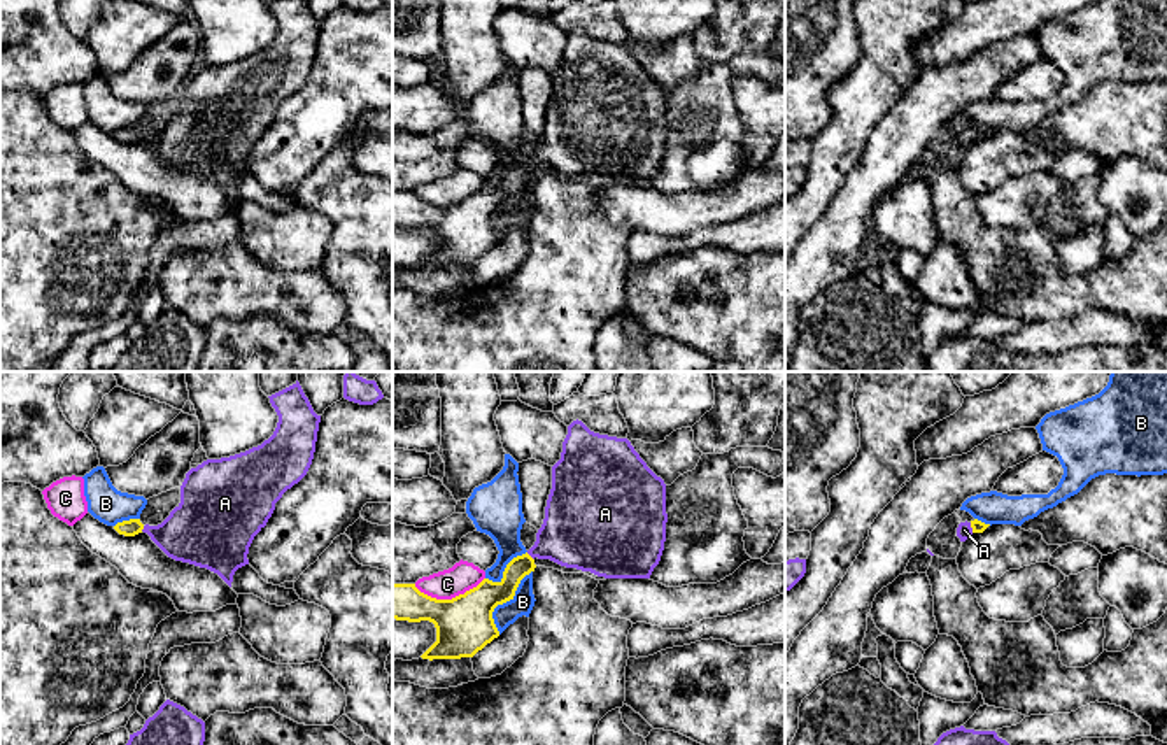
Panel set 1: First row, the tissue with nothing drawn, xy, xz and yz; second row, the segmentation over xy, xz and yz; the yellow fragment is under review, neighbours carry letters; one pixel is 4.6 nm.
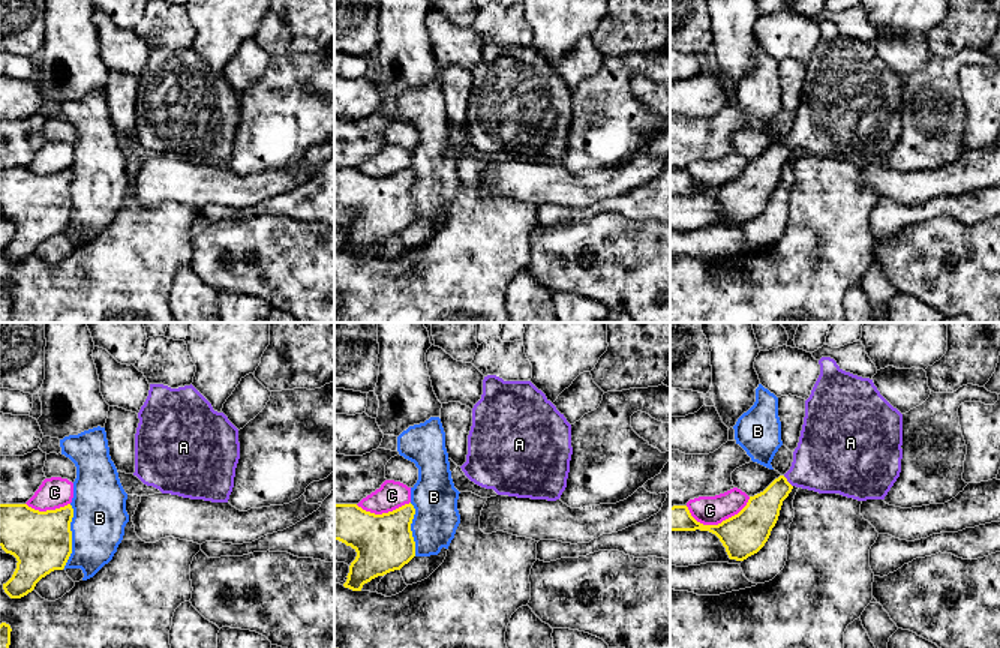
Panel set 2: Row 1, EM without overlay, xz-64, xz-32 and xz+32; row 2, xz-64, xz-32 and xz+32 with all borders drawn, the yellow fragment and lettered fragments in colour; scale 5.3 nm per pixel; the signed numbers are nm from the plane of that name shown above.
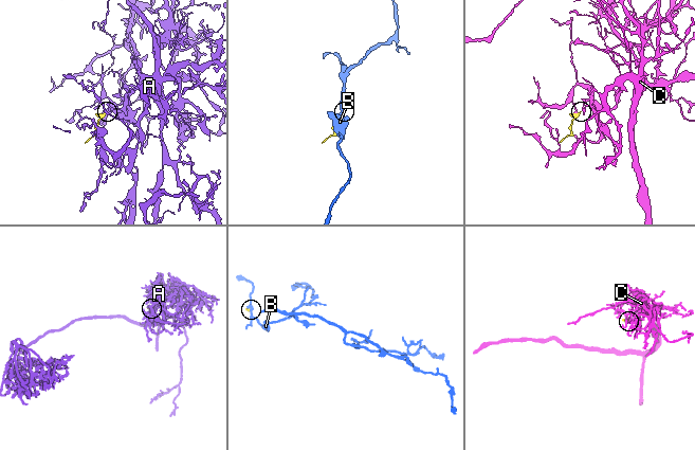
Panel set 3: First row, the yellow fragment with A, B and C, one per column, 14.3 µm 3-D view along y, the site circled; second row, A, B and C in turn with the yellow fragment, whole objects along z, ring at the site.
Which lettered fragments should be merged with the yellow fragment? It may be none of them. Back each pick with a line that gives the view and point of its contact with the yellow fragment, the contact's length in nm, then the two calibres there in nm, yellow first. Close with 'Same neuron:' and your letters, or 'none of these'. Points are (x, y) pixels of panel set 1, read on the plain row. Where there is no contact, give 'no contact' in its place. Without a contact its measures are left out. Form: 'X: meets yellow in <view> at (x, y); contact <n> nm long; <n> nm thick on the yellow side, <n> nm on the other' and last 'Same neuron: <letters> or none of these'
A: meets yellow in xz at (530, 163); contact 50 nm long; 120 nm thick on the yellow side, 320 nm on the other
Same neuron: A

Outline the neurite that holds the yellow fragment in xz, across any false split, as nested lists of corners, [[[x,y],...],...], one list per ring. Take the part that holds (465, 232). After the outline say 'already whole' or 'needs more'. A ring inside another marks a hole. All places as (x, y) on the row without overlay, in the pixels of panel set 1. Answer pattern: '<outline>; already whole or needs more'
[[[576,26],[568,33],[561,67],[552,74],[552,96],[534,153],[506,172],[499,189],[484,186],[452,207],[431,205],[415,191],[393,191],[393,226],[435,231],[436,249],[421,263],[422,266],[473,265],[499,244],[492,219],[513,207],[520,188],[534,179],[536,165],[605,186],[650,186],[664,158],[666,130],[666,91],[647,74],[631,49],[594,40]]]; needs more

